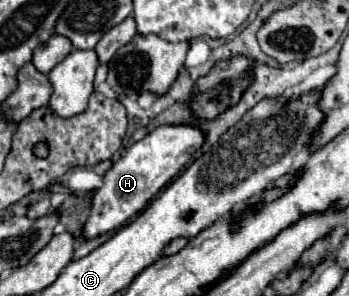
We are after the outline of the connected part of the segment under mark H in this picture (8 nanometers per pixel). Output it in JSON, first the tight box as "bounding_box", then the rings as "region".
{"bounding_box":[82,126,204,240],"region":[[[158,126],[146,138],[132,144],[126,154],[104,174],[102,188],[92,194],[82,234],[86,240],[112,232],[140,214],[148,202],[182,170],[190,156],[204,144],[204,134],[194,126]]]}

